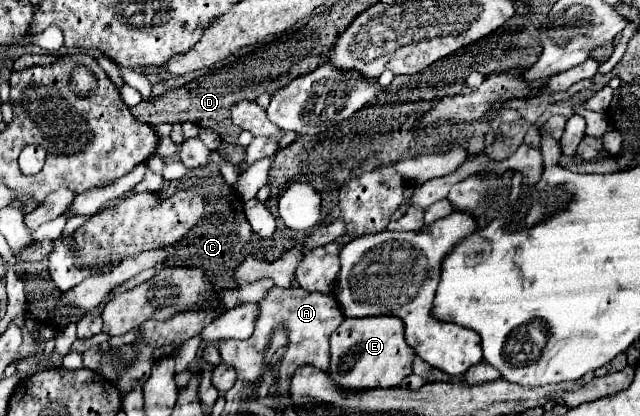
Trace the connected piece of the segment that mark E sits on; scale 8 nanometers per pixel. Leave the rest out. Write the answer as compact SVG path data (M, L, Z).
M362 317L344 319L330 335L330 369L332 381L342 389L360 391L372 387L398 387L412 373L416 351L404 341L404 325L398 317Z

